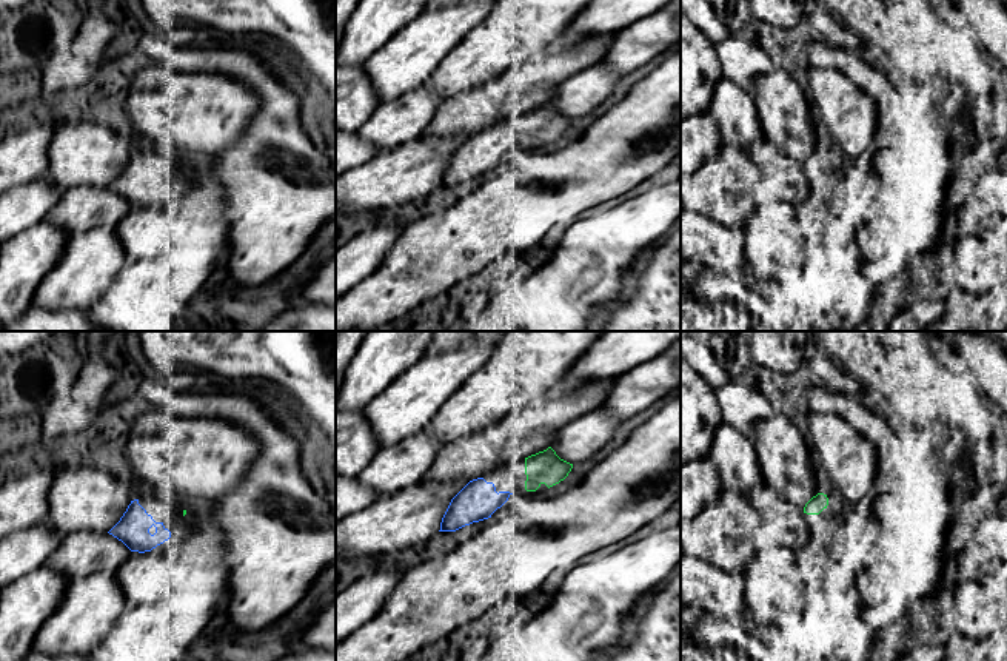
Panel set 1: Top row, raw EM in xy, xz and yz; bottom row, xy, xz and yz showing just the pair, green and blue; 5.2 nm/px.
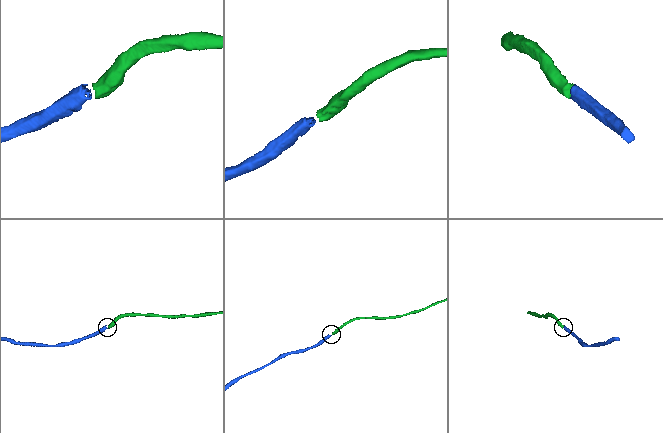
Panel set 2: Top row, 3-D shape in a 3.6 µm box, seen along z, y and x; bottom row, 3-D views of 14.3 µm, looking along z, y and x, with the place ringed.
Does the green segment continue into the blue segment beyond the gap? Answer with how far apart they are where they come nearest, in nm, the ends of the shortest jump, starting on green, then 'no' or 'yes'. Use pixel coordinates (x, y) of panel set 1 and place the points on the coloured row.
80 nm | xz (525, 489), (511, 493) | yes

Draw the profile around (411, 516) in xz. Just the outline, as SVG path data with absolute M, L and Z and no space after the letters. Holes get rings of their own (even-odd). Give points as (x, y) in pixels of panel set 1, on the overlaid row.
M467 481L417 482L386 496L370 507L353 512L336 522L336 559L357 562L365 556L385 556L410 547L420 547L440 530L442 518L451 499Z

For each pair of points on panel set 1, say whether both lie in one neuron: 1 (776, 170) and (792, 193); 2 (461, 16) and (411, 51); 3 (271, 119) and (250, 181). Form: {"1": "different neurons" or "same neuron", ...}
{"1": "same neuron", "2": "same neuron", "3": "same neuron"}

